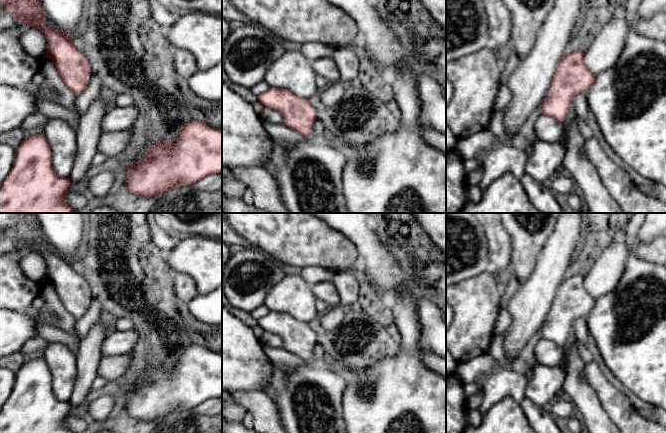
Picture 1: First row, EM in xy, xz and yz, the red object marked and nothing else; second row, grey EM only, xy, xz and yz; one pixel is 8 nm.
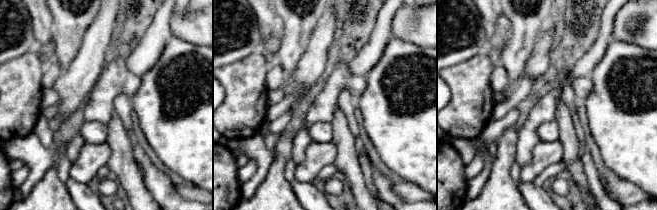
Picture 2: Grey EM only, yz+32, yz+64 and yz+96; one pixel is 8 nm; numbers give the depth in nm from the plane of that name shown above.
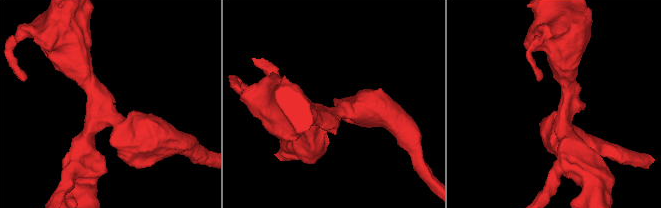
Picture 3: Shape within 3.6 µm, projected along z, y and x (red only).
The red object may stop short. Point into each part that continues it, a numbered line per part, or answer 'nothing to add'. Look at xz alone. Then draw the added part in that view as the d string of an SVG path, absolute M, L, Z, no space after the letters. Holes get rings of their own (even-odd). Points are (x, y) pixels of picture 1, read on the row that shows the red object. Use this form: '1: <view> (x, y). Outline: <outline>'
1: xz (325, 138). Outline: M314 126L311 129L310 142L325 143L327 145L330 145L334 148L337 148L345 152L347 155L354 149L354 147L341 143L326 133L321 136L316 136L314 131Z

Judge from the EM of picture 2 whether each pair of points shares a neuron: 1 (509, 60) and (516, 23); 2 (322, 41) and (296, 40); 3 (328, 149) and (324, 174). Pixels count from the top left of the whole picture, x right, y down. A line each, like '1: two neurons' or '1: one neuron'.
1: one neuron
2: two neurons
3: two neurons

